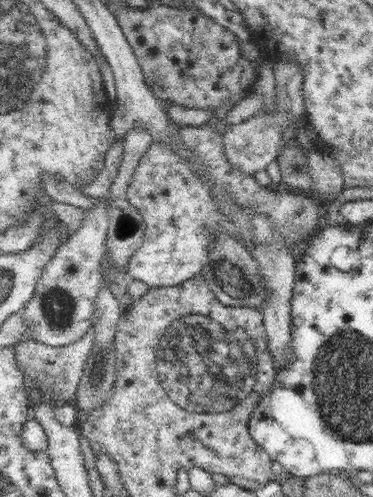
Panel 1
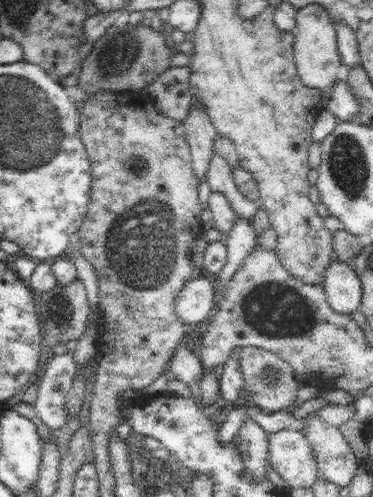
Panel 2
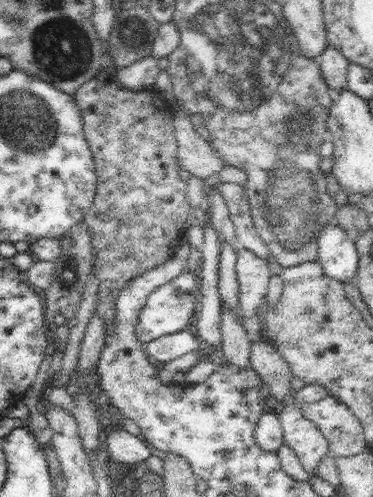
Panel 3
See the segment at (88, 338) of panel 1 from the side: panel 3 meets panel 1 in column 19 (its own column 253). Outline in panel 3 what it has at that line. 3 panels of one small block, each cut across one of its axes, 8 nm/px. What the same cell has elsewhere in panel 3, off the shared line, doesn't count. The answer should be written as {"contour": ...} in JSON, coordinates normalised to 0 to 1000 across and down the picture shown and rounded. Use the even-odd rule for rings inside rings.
{"contour":[[[689,684],[673,692],[673,712],[668,712],[678,744],[694,753],[694,761],[710,769],[705,777],[721,777],[721,793],[743,805],[759,809],[780,797],[775,765],[780,765],[780,744],[764,724],[753,724],[748,708],[721,684]]]}

